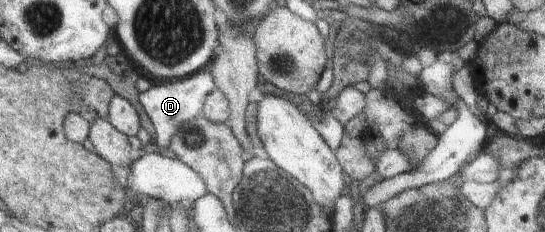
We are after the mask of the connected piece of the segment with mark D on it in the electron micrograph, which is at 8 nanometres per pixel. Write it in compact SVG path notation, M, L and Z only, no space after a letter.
M210 69L198 71L183 80L176 79L168 84L158 84L149 91L140 93L141 103L145 106L148 116L152 119L156 129L157 146L160 151L170 148L172 138L181 129L181 126L192 122L203 114L206 99L211 92L217 89L216 81Z

